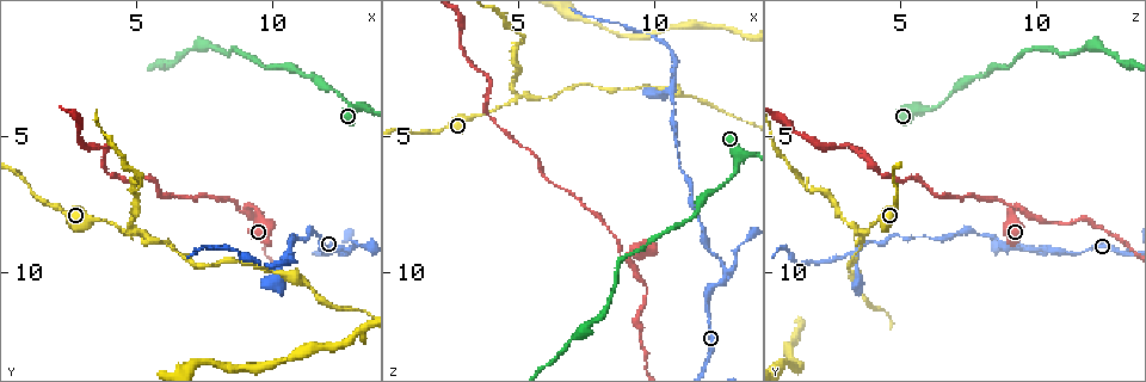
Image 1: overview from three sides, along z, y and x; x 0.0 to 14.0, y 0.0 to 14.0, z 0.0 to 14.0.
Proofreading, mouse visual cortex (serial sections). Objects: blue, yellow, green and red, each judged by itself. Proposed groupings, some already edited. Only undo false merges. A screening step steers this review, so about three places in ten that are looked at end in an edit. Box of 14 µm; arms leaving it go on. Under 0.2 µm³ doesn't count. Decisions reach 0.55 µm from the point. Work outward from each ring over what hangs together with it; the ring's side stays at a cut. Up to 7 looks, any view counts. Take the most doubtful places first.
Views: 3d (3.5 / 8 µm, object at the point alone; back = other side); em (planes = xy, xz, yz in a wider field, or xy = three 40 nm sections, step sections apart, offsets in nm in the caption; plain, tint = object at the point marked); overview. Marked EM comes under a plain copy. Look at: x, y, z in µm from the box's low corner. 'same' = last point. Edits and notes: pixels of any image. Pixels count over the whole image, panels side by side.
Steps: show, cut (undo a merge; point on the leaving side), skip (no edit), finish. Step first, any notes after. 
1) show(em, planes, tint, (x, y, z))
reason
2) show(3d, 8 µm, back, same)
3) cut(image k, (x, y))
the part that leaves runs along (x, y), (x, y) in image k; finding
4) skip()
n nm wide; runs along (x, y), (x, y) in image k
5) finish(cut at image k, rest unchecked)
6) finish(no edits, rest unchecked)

show(3d, 3.5 µm, (4.9, 8.6, 3.5))

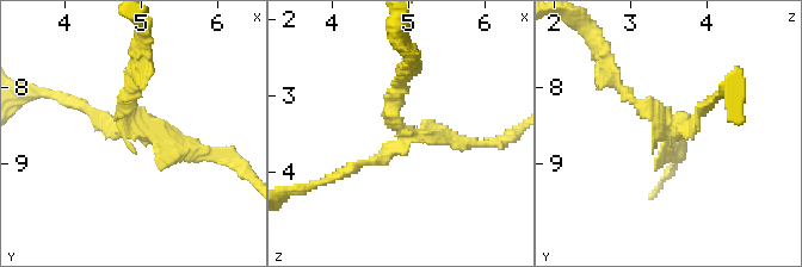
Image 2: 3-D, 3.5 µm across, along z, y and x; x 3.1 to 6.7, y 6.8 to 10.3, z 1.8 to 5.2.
show(em, planes, tint, (5.00, 8.50, 3.55))
3 arms; arms of 150, 150, 150 nm

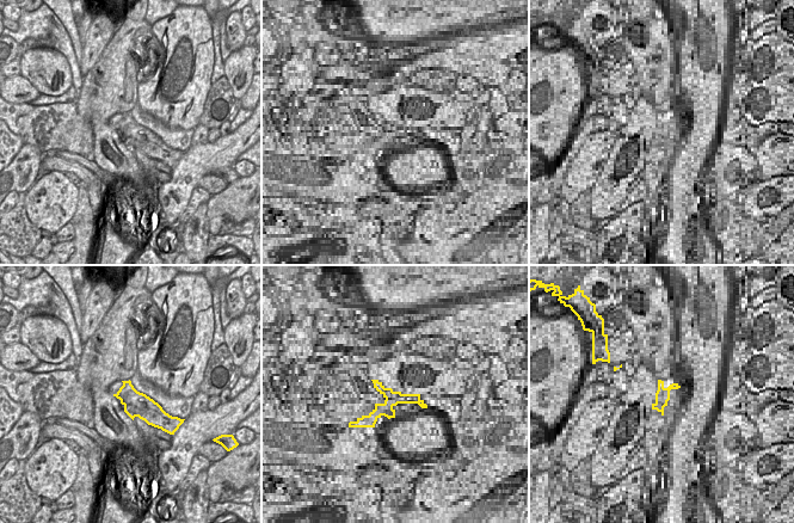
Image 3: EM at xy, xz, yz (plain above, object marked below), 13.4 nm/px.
show(em, xy, step 2, tint, same)
cut it another way

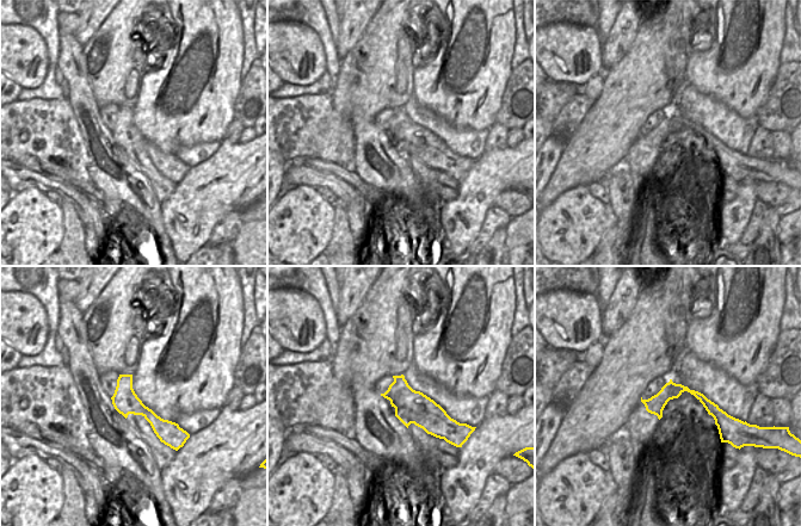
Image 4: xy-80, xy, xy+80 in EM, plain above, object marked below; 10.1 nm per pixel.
cut(image 2, (123, 97))
the part that leaves runs along (128, 112), (142, 32) in image 2; two cells meet here

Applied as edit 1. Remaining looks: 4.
show(overview)
redraw

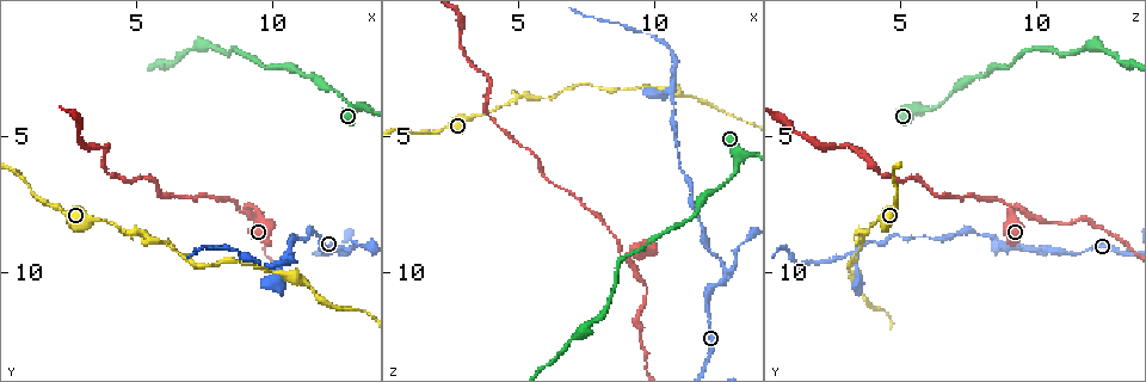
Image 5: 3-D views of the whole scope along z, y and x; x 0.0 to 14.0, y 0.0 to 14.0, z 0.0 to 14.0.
show(3d, 3.5 µm, back, (9.0, 7.6, 9.4))
three-way junction

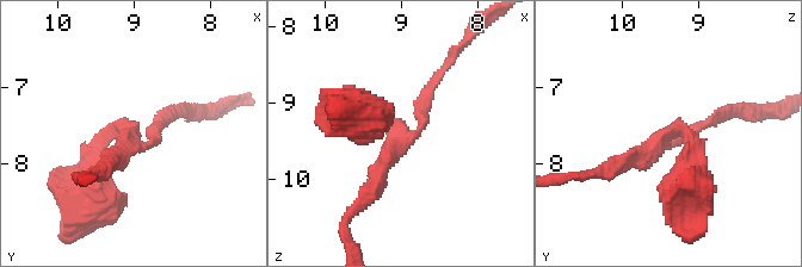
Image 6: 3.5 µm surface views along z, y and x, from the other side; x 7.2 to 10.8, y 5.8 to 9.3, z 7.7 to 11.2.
show(em, planes, tint, (9.00, 7.65, 9.45))
3 arms; arms of 150, 200, 250 nm; shape alone is not enough

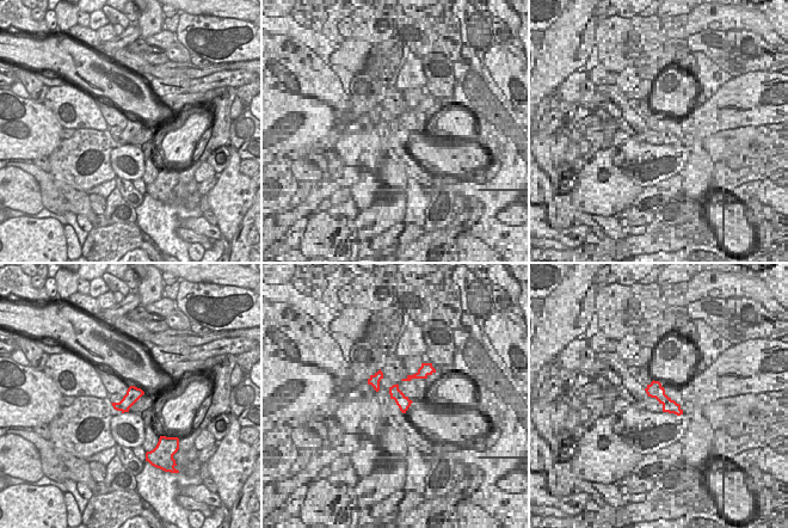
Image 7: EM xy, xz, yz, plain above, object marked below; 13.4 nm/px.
skip()
190 nm wide; runs along (90, 167), (166, 119) in image 6; one cell here

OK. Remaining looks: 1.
finish(cut at image 2, rest unchecked)

